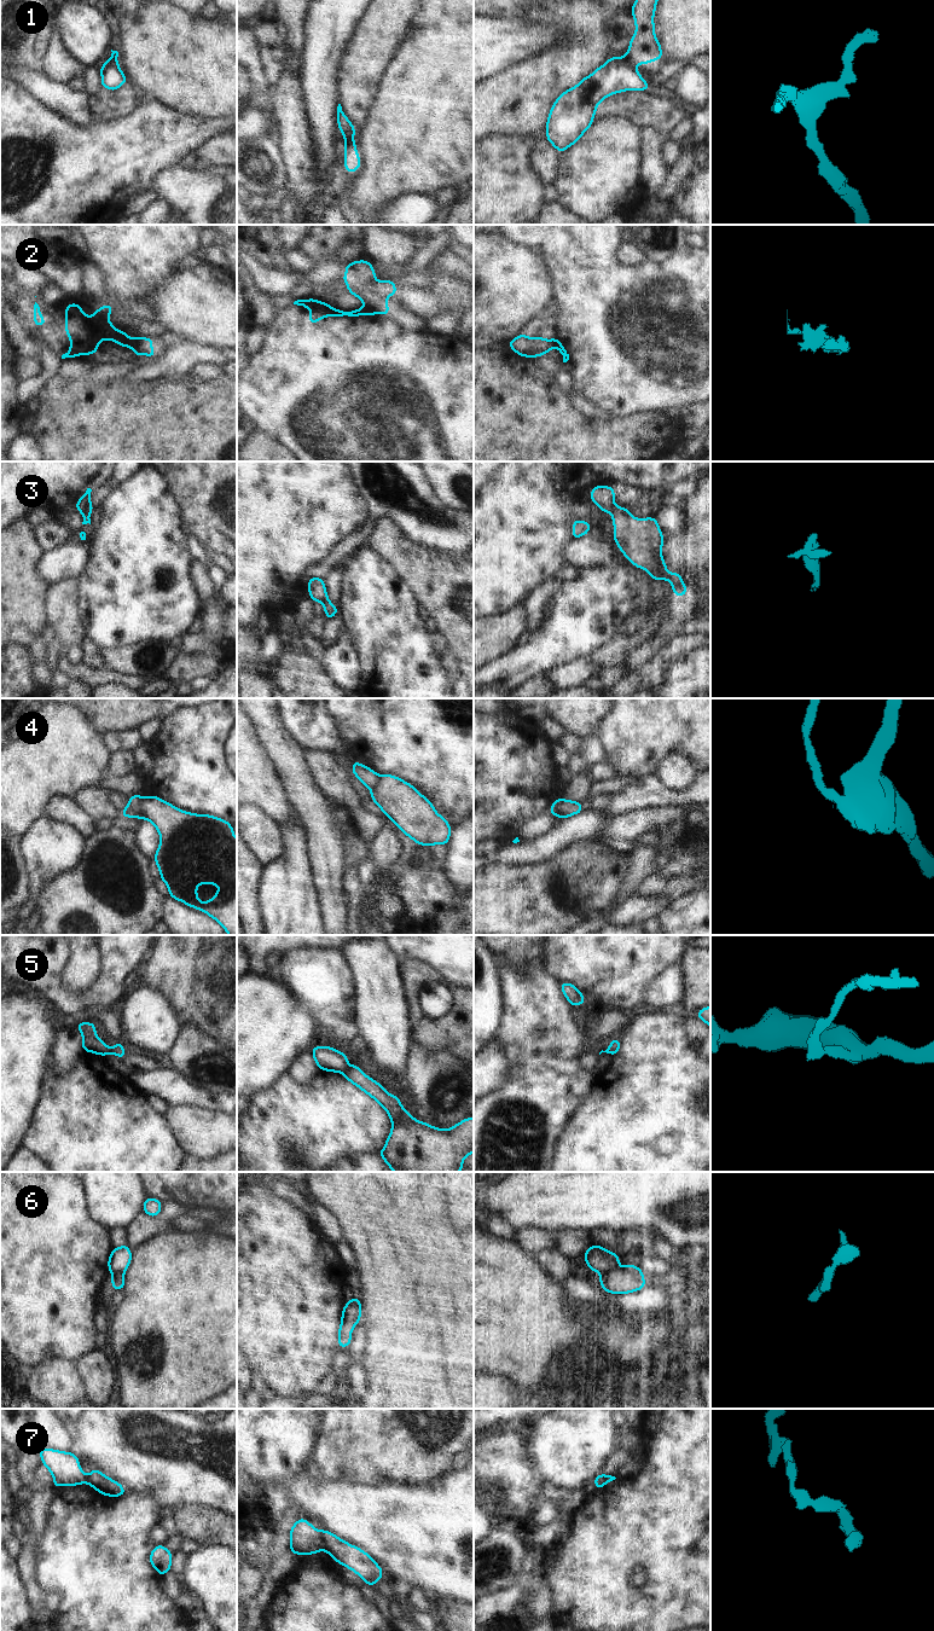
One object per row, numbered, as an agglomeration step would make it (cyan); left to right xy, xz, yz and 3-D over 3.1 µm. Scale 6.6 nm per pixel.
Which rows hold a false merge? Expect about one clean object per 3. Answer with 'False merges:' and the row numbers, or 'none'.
False merges: 1, 2, 3, 4, 5, 6, 7

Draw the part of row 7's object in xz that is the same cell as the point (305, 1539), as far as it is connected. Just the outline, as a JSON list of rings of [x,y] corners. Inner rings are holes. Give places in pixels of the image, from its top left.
[[[301,1517],[290,1530],[290,1551],[295,1555],[313,1555],[321,1550],[321,1531]]]

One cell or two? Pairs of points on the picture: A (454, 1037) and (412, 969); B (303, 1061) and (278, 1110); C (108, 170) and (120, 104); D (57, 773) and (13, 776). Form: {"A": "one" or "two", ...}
{"A": "one", "B": "two", "C": "two", "D": "one"}

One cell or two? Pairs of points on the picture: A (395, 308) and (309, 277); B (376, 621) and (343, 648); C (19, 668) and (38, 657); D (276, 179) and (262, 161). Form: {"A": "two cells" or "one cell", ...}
{"A": "one cell", "B": "two cells", "C": "two cells", "D": "one cell"}

